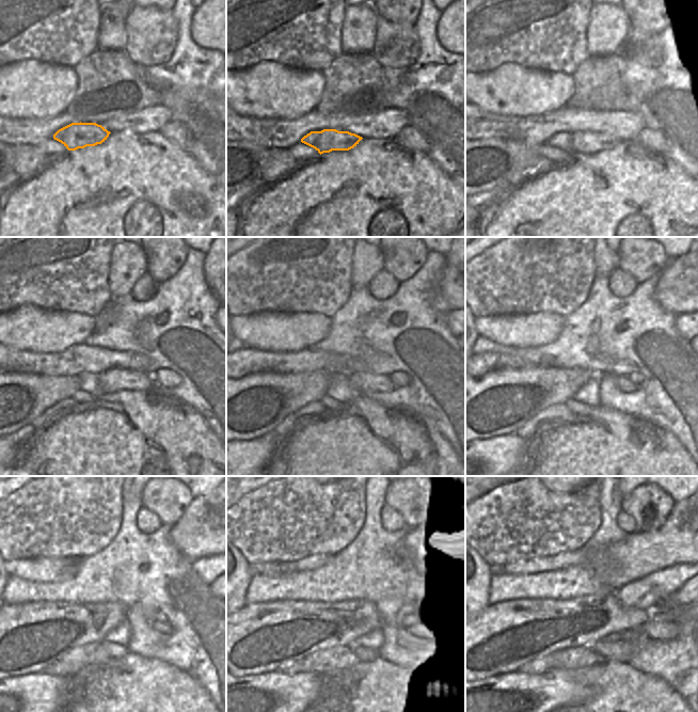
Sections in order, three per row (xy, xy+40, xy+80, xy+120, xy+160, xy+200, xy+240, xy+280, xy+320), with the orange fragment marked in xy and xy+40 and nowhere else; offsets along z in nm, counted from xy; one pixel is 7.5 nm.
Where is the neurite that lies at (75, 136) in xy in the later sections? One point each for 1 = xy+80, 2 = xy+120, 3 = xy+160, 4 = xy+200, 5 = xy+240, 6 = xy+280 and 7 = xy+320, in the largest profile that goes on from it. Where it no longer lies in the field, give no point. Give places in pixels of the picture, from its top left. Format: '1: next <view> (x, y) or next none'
1: next xy+80 (585, 142)
2: next xy+120 (116, 379)
3: next xy+160 (366, 382)
4: next xy+200 (623, 383)
5: next xy+240 (164, 628)
6: next xy+280 (406, 629)
7: next xy+320 (661, 626)

